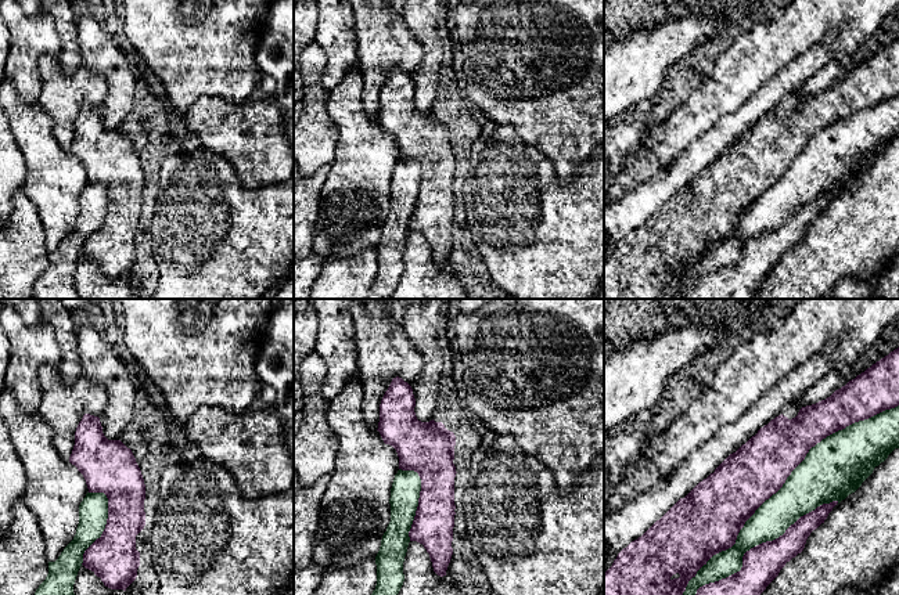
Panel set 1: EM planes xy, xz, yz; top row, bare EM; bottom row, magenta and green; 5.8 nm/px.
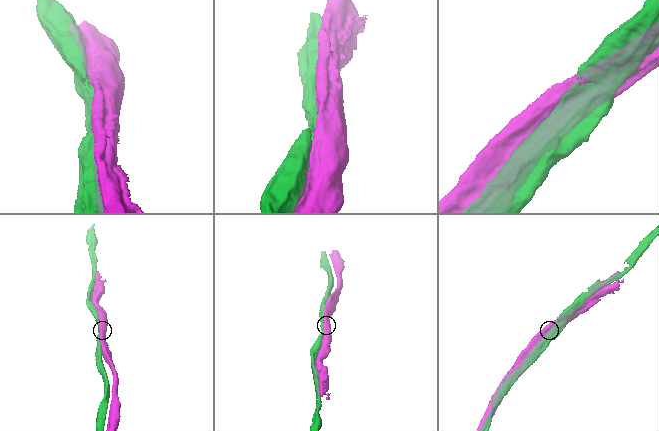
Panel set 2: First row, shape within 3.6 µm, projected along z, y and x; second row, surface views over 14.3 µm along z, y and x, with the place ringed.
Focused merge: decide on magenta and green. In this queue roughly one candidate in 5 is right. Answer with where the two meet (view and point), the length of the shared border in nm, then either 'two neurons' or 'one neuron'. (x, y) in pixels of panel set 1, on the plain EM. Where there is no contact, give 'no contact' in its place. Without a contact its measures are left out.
contact yz (781, 176); length 1700 nm; two neurons

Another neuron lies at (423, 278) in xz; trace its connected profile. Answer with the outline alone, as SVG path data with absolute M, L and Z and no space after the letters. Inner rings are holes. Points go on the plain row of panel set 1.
M410 231L403 252L403 275L391 299L468 299L460 280L434 262L422 234Z

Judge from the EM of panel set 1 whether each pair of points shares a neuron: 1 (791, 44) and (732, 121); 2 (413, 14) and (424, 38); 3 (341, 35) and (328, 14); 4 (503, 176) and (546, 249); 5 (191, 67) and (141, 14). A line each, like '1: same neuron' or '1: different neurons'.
1: different neurons
2: same neuron
3: same neuron
4: same neuron
5: same neuron

